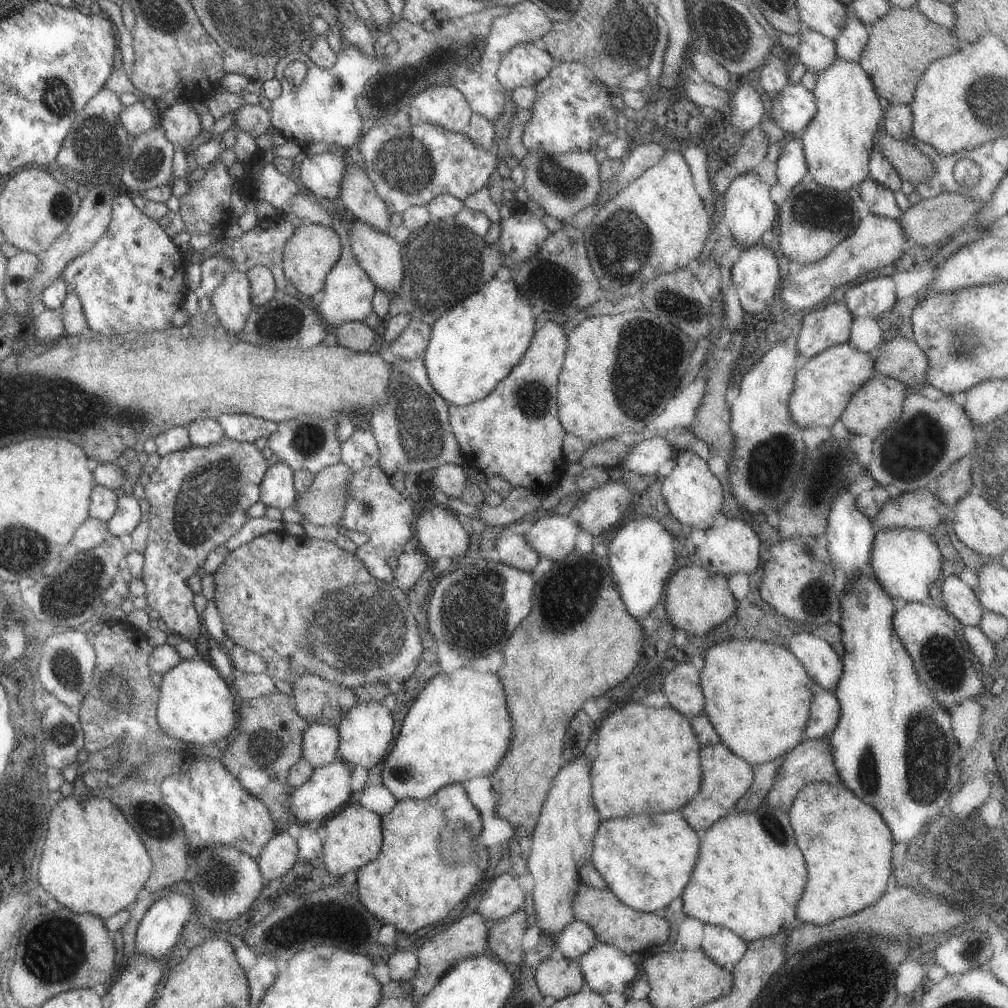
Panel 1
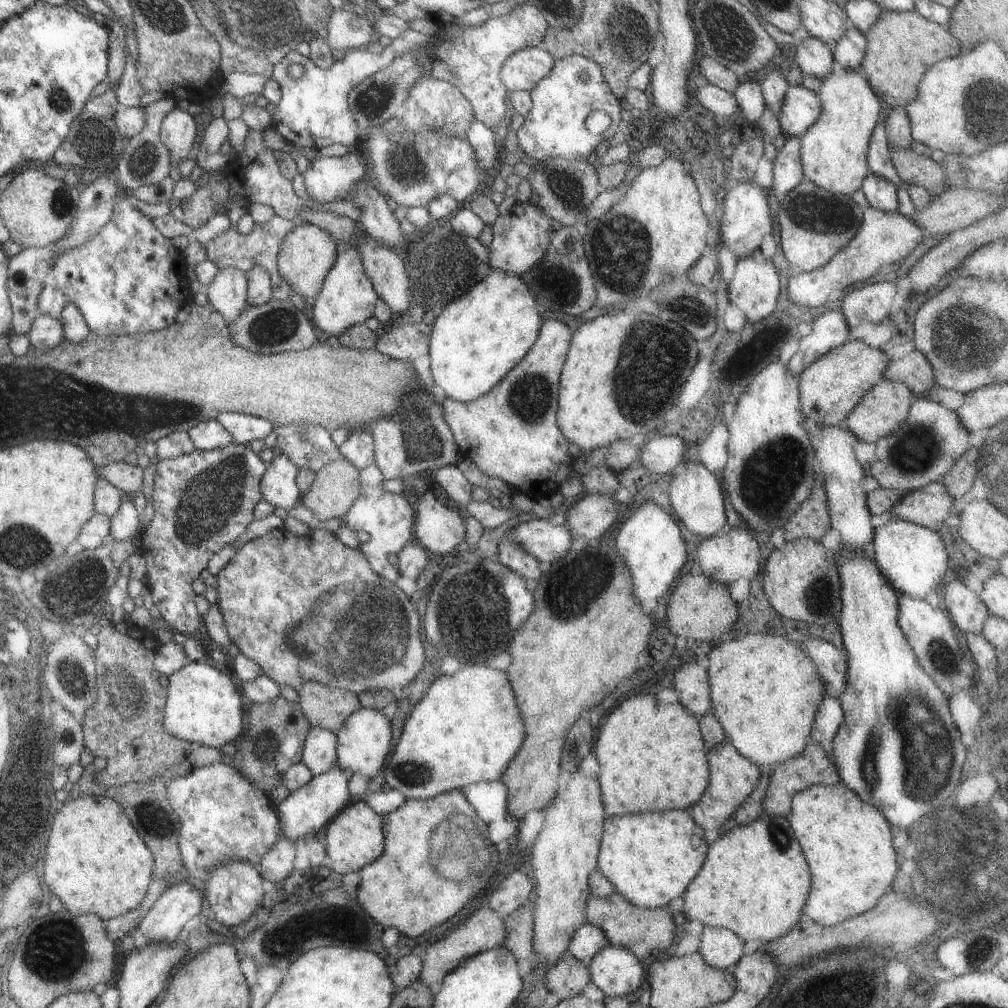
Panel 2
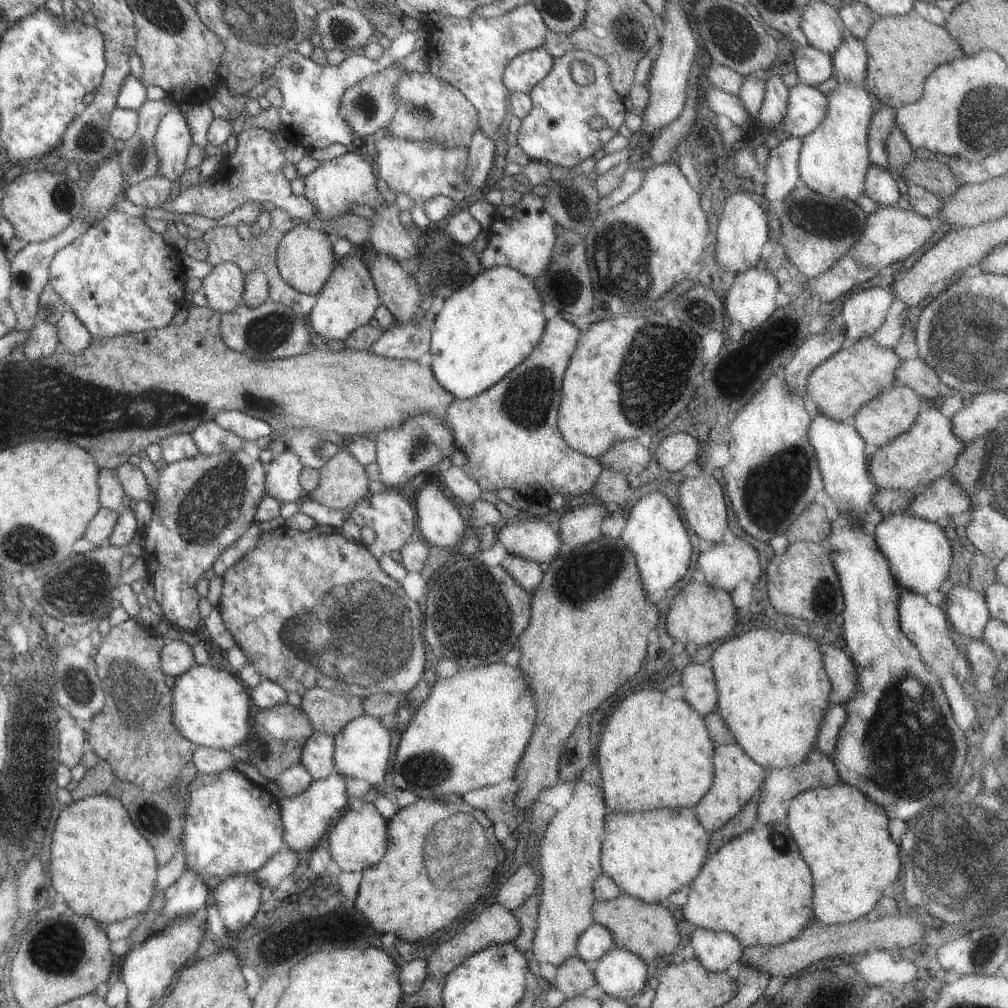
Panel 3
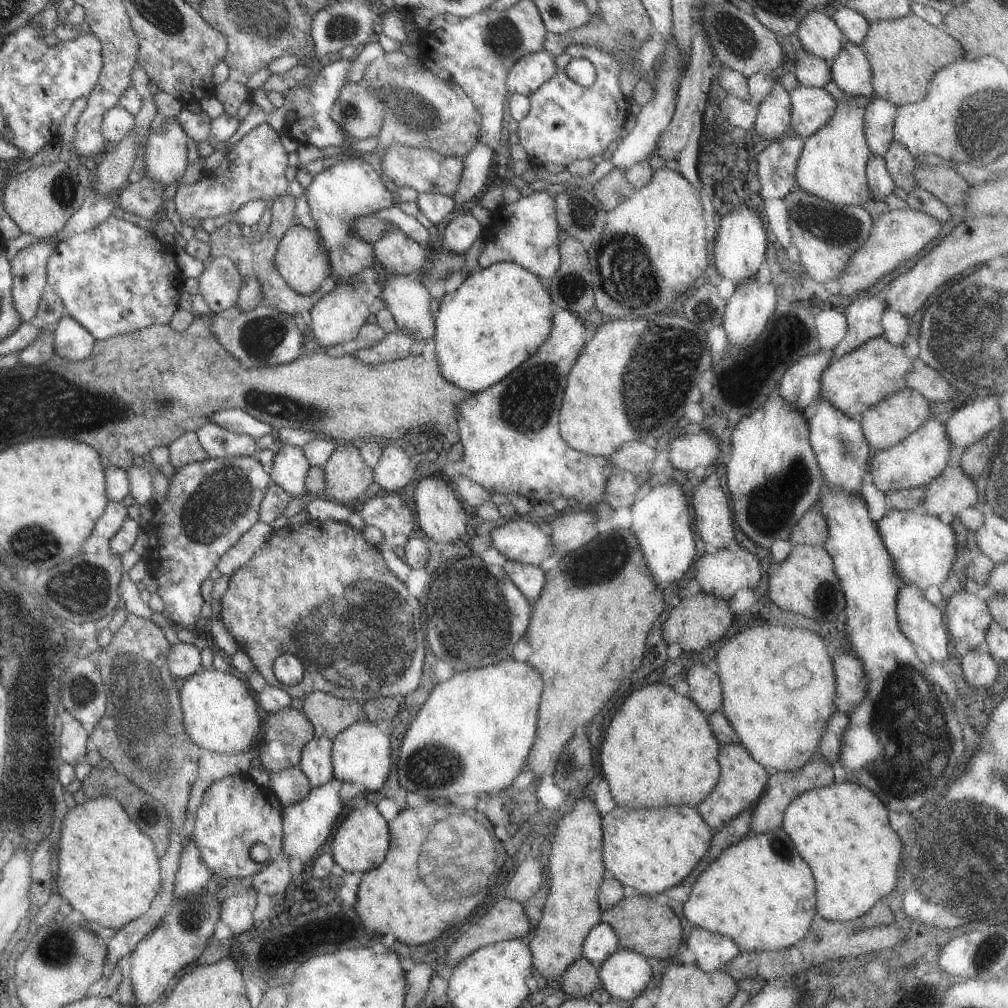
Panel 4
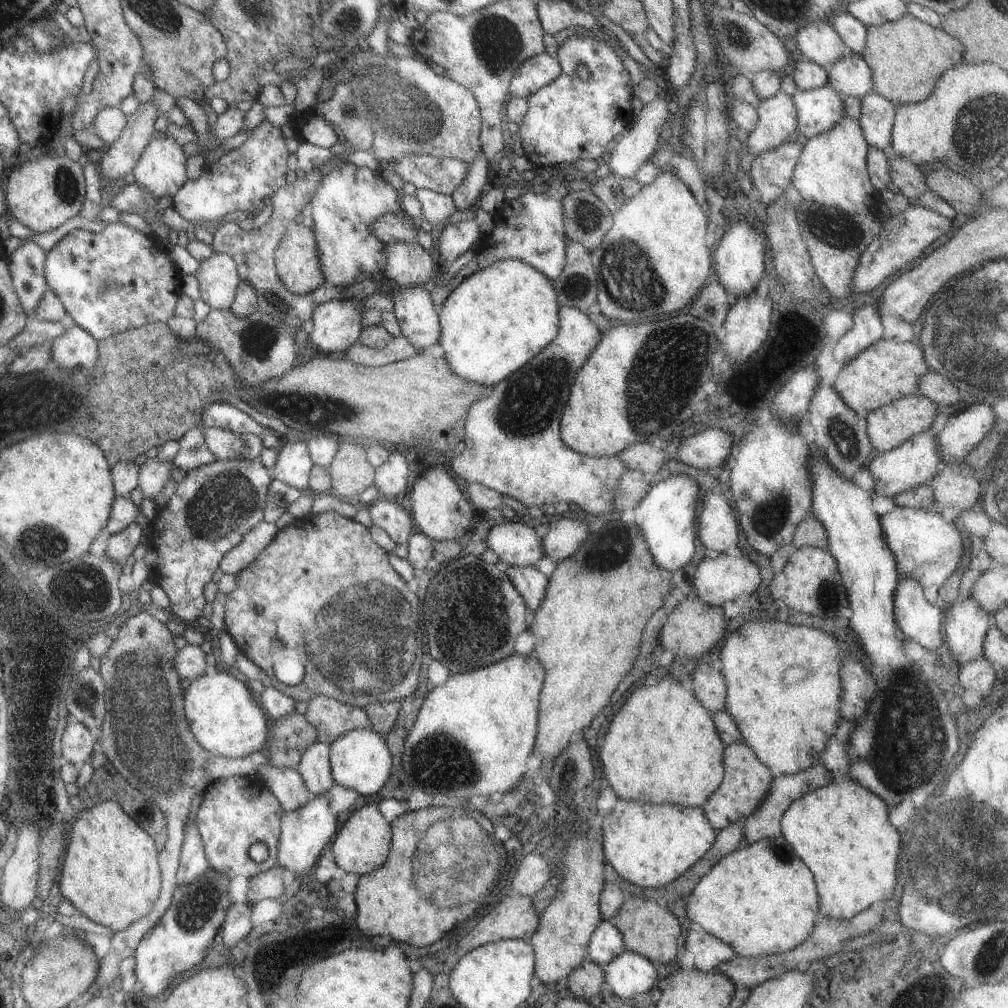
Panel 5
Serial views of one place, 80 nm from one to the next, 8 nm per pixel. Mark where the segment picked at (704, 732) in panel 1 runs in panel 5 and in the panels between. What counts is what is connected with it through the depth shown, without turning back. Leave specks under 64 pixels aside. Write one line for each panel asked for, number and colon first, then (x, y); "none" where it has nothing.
2: (731, 777)
3: (737, 778)
4: (741, 781)
5: (745, 781)

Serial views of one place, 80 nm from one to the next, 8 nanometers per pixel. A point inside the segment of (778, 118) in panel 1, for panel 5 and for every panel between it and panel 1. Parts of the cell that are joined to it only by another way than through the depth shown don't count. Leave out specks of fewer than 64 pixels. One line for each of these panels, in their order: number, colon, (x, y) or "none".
2: (800, 108)
3: (806, 107)
4: (810, 107)
5: (818, 109)

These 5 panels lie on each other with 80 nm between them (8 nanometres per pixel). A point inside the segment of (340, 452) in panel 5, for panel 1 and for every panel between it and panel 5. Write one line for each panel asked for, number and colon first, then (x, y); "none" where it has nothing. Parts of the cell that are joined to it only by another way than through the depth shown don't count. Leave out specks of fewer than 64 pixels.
1: (323, 503)
2: (335, 486)
3: (342, 481)
4: (346, 475)

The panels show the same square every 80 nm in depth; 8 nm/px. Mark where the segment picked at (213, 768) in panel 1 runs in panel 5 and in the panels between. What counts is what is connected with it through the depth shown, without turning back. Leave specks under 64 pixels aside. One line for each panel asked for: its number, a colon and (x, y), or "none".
2: (222, 817)
3: (232, 826)
4: (234, 813)
5: (235, 811)

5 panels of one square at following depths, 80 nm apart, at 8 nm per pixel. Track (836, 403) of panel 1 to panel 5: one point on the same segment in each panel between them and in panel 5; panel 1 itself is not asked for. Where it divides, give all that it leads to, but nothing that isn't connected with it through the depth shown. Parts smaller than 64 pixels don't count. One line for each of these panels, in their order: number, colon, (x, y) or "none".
2: (829, 387)
3: (850, 377)
4: (852, 383)
5: (888, 369)

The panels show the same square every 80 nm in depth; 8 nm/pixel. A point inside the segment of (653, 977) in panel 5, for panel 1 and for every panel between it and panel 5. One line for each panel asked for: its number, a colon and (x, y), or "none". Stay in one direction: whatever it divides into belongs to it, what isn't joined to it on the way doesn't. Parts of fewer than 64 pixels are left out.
1: (605, 968)
2: (616, 972)
3: (620, 973)
4: (623, 975)

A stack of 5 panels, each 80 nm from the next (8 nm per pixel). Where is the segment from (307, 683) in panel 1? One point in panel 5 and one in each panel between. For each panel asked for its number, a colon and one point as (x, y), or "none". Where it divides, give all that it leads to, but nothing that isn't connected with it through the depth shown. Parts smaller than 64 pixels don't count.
2: (325, 707)
3: (328, 712)
4: (329, 715)
5: (330, 718)

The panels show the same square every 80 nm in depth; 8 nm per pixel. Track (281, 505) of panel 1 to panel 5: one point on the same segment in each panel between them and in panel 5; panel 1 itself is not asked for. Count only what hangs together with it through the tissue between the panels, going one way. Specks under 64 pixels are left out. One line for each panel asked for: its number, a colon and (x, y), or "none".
2: (277, 484)
3: (281, 482)
4: (289, 466)
5: (293, 463)

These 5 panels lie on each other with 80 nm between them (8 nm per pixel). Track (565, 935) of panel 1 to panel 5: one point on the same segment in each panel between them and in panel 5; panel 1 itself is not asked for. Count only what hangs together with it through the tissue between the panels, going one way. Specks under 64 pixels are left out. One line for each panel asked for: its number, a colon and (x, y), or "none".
2: (587, 939)
3: (596, 940)
4: (601, 941)
5: (605, 942)

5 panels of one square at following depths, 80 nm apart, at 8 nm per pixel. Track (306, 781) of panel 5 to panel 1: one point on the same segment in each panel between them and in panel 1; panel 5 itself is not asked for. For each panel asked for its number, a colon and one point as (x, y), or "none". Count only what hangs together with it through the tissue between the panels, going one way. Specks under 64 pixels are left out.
1: (319, 743)
2: (318, 750)
3: (316, 753)
4: (314, 761)

